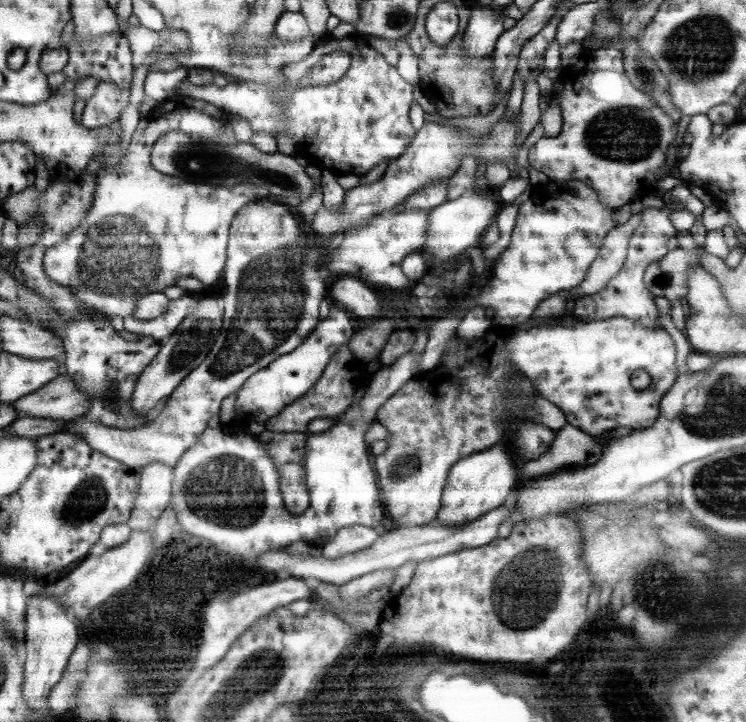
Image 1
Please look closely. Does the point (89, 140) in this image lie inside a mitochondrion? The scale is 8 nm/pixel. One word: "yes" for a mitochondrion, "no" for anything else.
no

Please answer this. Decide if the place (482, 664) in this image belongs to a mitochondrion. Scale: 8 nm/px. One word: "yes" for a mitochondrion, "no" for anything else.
no

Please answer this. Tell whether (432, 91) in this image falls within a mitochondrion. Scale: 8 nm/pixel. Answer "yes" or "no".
no

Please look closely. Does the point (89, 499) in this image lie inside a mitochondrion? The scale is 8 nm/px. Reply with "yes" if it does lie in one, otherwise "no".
yes

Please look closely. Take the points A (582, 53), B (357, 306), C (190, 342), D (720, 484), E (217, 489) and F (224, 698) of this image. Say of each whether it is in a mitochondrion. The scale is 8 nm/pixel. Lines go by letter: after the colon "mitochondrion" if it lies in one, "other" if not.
A: other
B: other
C: mitochondrion
D: mitochondrion
E: mitochondrion
F: mitochondrion

